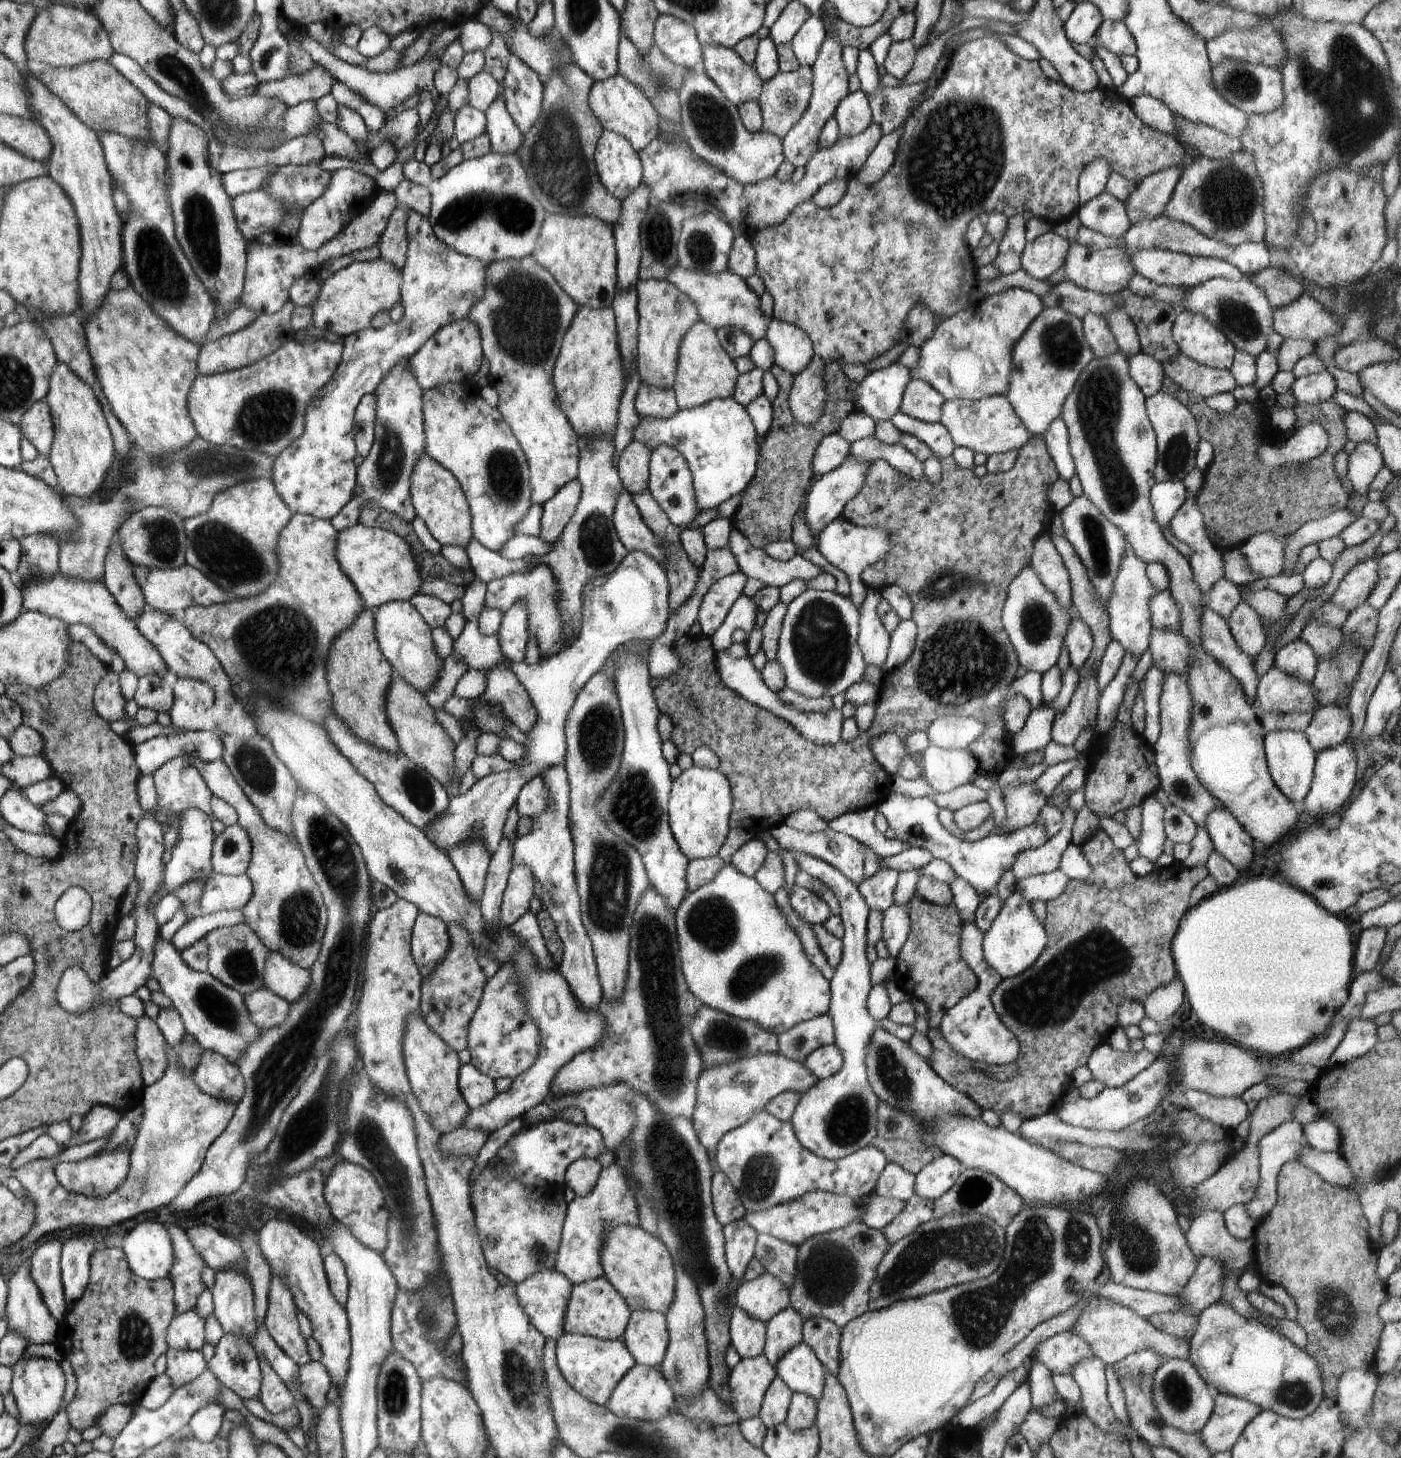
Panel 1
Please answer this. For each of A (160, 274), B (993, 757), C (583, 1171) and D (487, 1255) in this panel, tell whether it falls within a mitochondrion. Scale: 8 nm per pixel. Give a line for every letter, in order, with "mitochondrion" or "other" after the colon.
A: mitochondrion
B: other
C: other
D: other

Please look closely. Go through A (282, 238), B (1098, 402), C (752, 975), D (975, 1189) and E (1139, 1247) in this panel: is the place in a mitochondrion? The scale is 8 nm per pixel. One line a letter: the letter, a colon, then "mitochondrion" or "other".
A: other
B: mitochondrion
C: mitochondrion
D: mitochondrion
E: mitochondrion

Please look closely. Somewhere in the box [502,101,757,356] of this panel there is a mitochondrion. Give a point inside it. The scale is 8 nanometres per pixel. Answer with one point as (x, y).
(699, 246)

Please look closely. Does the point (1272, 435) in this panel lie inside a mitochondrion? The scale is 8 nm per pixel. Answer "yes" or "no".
no

